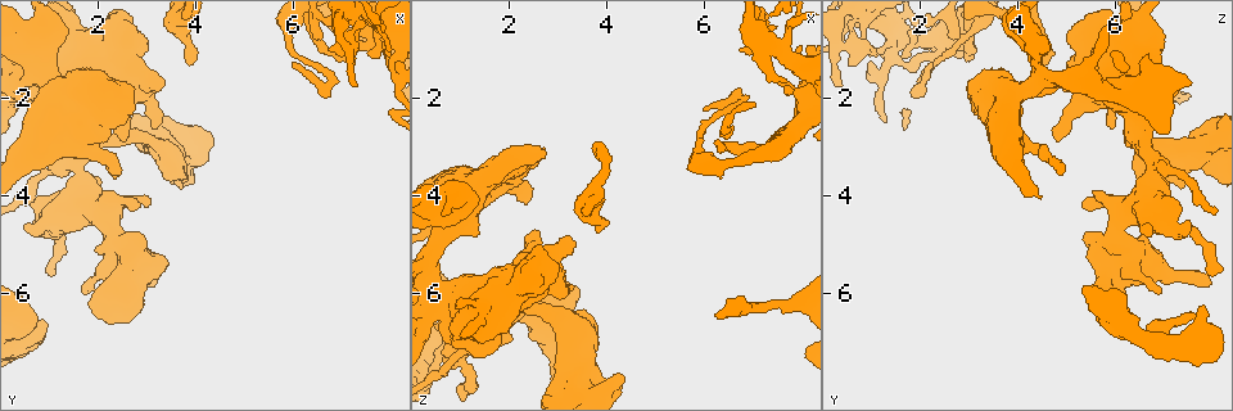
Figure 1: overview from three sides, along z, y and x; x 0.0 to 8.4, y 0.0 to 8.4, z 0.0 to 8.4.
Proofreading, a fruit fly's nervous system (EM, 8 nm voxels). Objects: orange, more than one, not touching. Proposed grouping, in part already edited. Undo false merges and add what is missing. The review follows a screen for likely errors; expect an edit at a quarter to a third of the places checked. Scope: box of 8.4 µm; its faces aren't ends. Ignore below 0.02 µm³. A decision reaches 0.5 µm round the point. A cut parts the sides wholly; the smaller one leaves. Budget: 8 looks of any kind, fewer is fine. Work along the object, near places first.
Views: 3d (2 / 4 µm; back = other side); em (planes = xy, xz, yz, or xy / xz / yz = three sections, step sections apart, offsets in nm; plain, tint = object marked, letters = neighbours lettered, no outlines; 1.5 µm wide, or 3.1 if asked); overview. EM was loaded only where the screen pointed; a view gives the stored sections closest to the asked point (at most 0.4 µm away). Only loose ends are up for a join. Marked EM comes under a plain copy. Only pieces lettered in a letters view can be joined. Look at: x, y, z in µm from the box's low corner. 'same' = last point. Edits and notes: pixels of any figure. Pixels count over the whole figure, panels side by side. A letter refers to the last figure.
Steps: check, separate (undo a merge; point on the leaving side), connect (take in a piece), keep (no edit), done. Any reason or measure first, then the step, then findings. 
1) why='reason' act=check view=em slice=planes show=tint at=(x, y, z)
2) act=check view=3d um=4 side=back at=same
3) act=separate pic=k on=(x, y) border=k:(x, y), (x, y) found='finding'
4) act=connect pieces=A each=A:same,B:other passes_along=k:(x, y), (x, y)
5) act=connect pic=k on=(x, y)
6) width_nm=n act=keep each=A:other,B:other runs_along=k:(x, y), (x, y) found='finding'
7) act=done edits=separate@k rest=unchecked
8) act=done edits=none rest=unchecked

act=check view=em slice=yz step=4 show=tint at=(3.65, 0.60, 4.40)

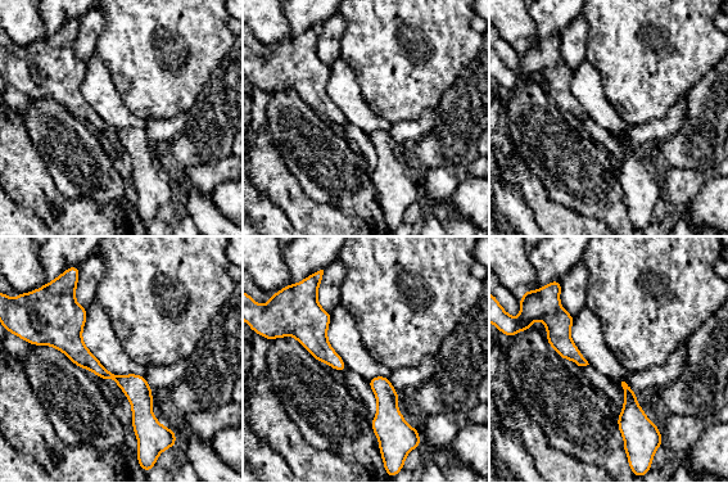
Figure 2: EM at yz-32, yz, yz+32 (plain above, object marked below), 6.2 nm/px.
why='another direction' act=check view=em slice=xz step=4 show=letters at=same

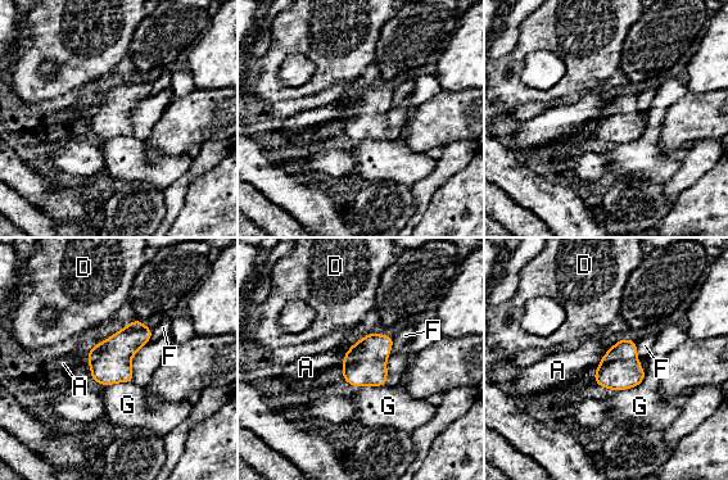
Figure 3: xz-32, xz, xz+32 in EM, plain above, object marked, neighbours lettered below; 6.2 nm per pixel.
longest_contact=G:400nm act=keep each=A:other,D:other,F:other,G:other found='continuous, no second cell'

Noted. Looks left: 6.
why='an open end' act=check view=em slice=xz step=8 show=letters at=(7.55, 1.15, 1.65)

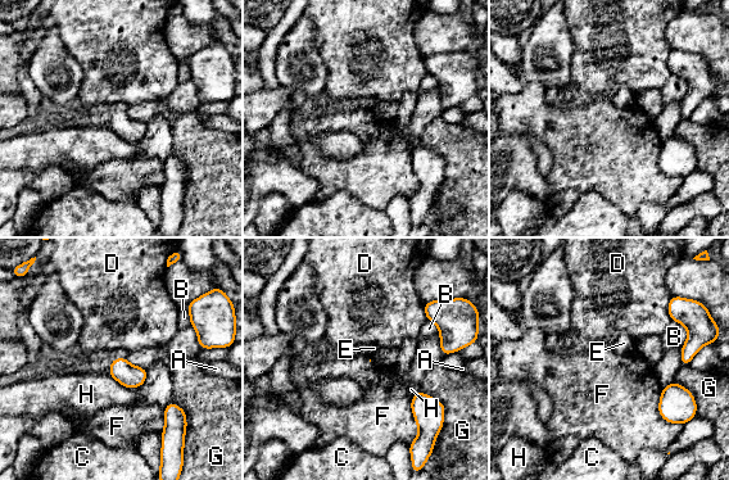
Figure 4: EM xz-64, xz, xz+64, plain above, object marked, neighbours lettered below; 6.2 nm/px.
why='another direction' act=check view=em slice=planes show=letters at=same

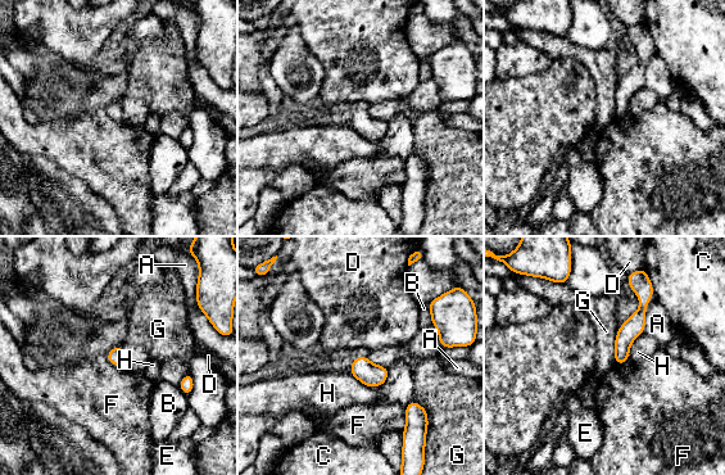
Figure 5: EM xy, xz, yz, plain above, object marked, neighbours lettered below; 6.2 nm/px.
act=keep each=A:other,B:other,C:other,D:other,E:other,F:other,G:other,H:other border=5:(406, 407), (406, 428), (402, 433) found='none of them fits'

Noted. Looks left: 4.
why='free end' act=check view=3d um=4 at=(3.75, 3.85, 7.35)

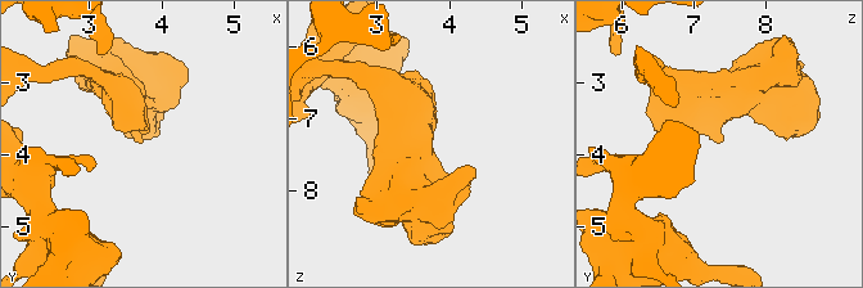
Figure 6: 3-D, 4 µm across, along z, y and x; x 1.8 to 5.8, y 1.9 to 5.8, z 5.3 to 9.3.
act=check view=em slice=xy step=4 show=tint at=(3.70, 3.80, 7.35)

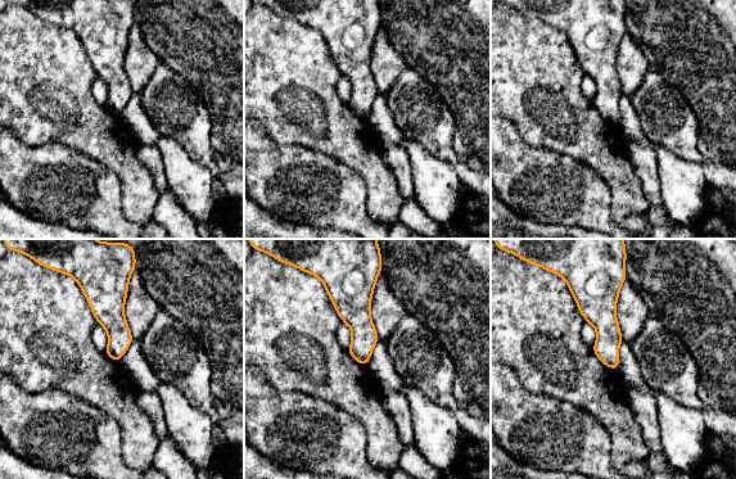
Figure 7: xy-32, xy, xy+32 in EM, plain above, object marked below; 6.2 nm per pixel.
act=check view=em slice=planes show=letters at=same

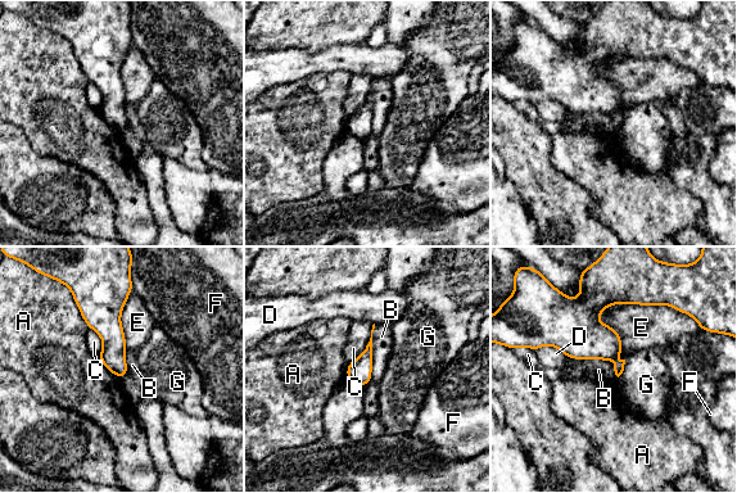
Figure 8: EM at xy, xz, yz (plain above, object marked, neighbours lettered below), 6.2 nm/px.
longest_contact=E:600nm act=keep each=A:other,B:other,C:other,D:other,E:other,F:other,G:other border=8:(625, 360), (623, 372), (618, 378) found='none of them fits'

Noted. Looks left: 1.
act=done edits=none rest=unchecked

